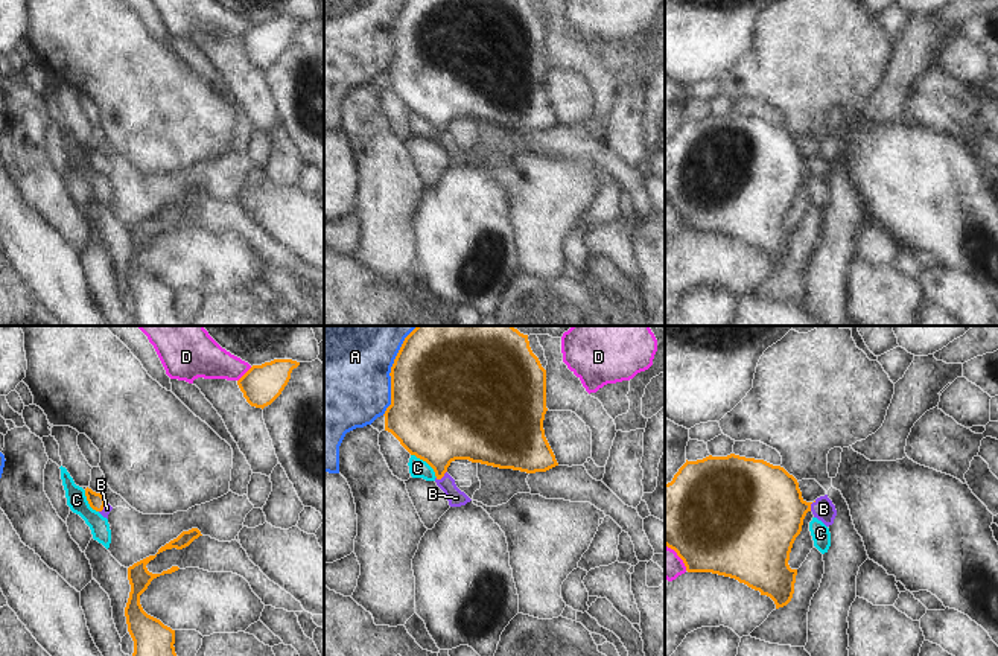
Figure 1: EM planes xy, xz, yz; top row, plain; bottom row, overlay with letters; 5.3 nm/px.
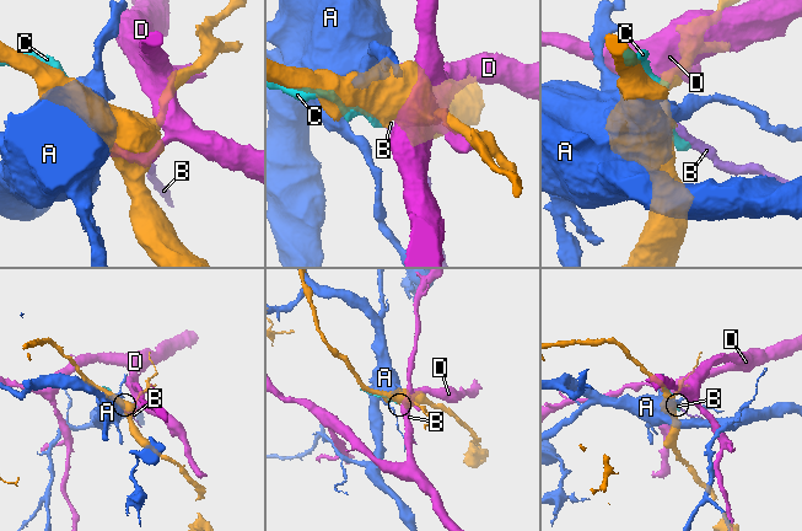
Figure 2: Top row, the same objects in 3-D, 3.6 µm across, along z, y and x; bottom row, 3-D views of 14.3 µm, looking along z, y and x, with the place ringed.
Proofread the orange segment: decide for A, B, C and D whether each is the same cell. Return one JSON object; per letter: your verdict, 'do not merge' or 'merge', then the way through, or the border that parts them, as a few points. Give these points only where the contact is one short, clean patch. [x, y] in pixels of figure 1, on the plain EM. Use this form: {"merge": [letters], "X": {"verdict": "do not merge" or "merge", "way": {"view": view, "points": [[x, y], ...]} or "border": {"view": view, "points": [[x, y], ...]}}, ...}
{"merge": ["B"], "A": {"verdict": "do not merge"}, "B": {"verdict": "merge", "way": {"view": "xz", "points": [[438, 89], [441, 136], [457, 157]]}}, "C": {"verdict": "do not merge"}, "D": {"verdict": "do not merge"}}

